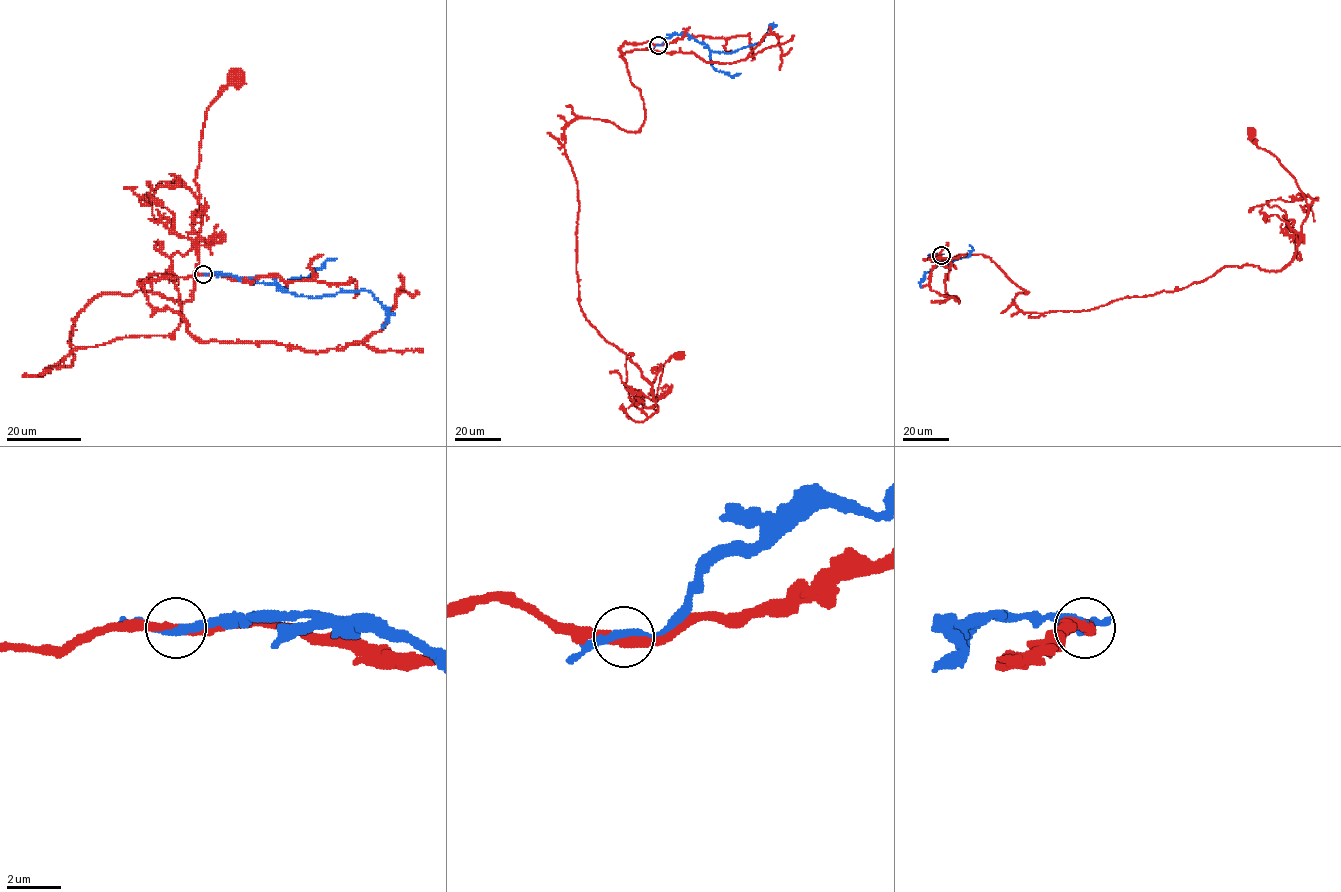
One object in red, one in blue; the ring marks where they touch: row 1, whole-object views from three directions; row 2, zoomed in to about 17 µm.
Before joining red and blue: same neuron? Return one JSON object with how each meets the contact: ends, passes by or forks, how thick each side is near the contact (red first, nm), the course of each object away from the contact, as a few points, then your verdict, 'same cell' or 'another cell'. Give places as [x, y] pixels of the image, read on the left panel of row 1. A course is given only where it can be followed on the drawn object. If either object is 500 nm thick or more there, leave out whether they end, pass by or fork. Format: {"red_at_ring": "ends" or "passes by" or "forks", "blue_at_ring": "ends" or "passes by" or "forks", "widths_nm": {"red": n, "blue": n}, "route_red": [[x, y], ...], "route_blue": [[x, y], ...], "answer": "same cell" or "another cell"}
{"red_at_ring": "passes by", "blue_at_ring": "passes by", "widths_nm": {"red": 320, "blue": 280}, "route_red": [[202, 275], [141, 284], [173, 278], [170, 335], [50, 369], [101, 293], [191, 298], [201, 131], [235, 76]], "route_blue": [[202, 275], [230, 274], [312, 297], [367, 290], [388, 317], [382, 327]], "answer": "another cell"}

